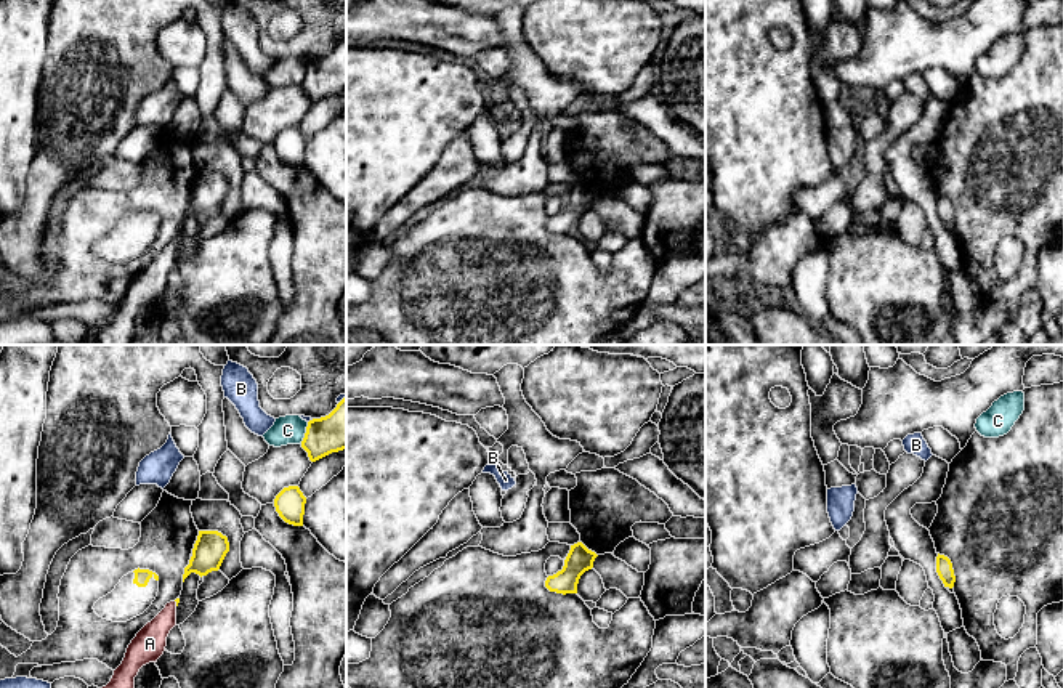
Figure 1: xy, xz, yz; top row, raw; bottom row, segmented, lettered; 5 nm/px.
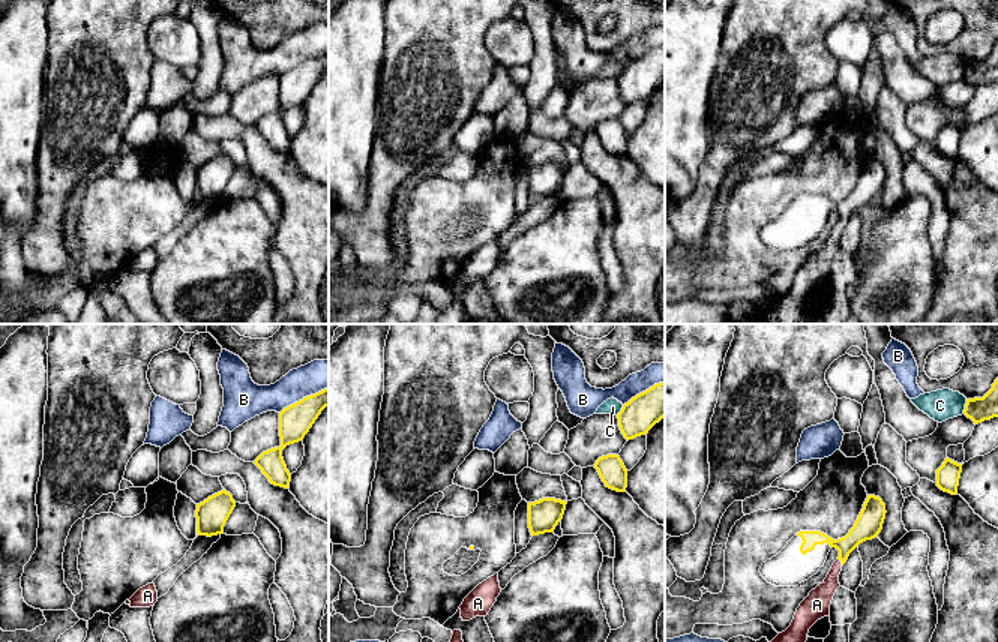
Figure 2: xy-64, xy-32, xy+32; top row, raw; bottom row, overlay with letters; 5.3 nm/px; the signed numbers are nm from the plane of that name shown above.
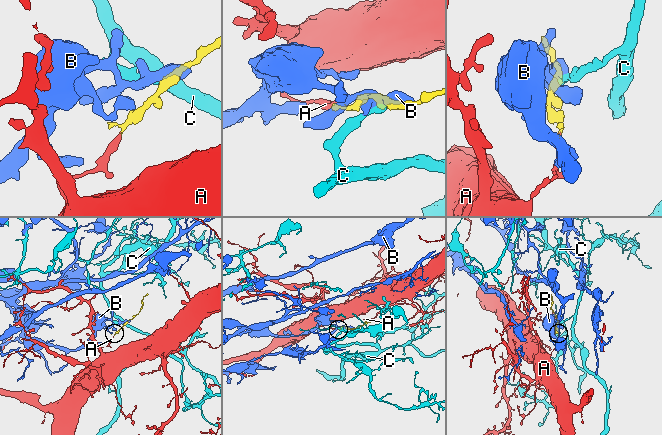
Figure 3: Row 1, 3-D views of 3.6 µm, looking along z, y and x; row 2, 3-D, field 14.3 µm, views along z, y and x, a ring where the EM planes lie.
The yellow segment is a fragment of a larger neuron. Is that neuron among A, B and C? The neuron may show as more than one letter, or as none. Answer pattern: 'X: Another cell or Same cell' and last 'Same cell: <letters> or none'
A: Same cell
B: Another cell
C: Another cell
Same cell: A

